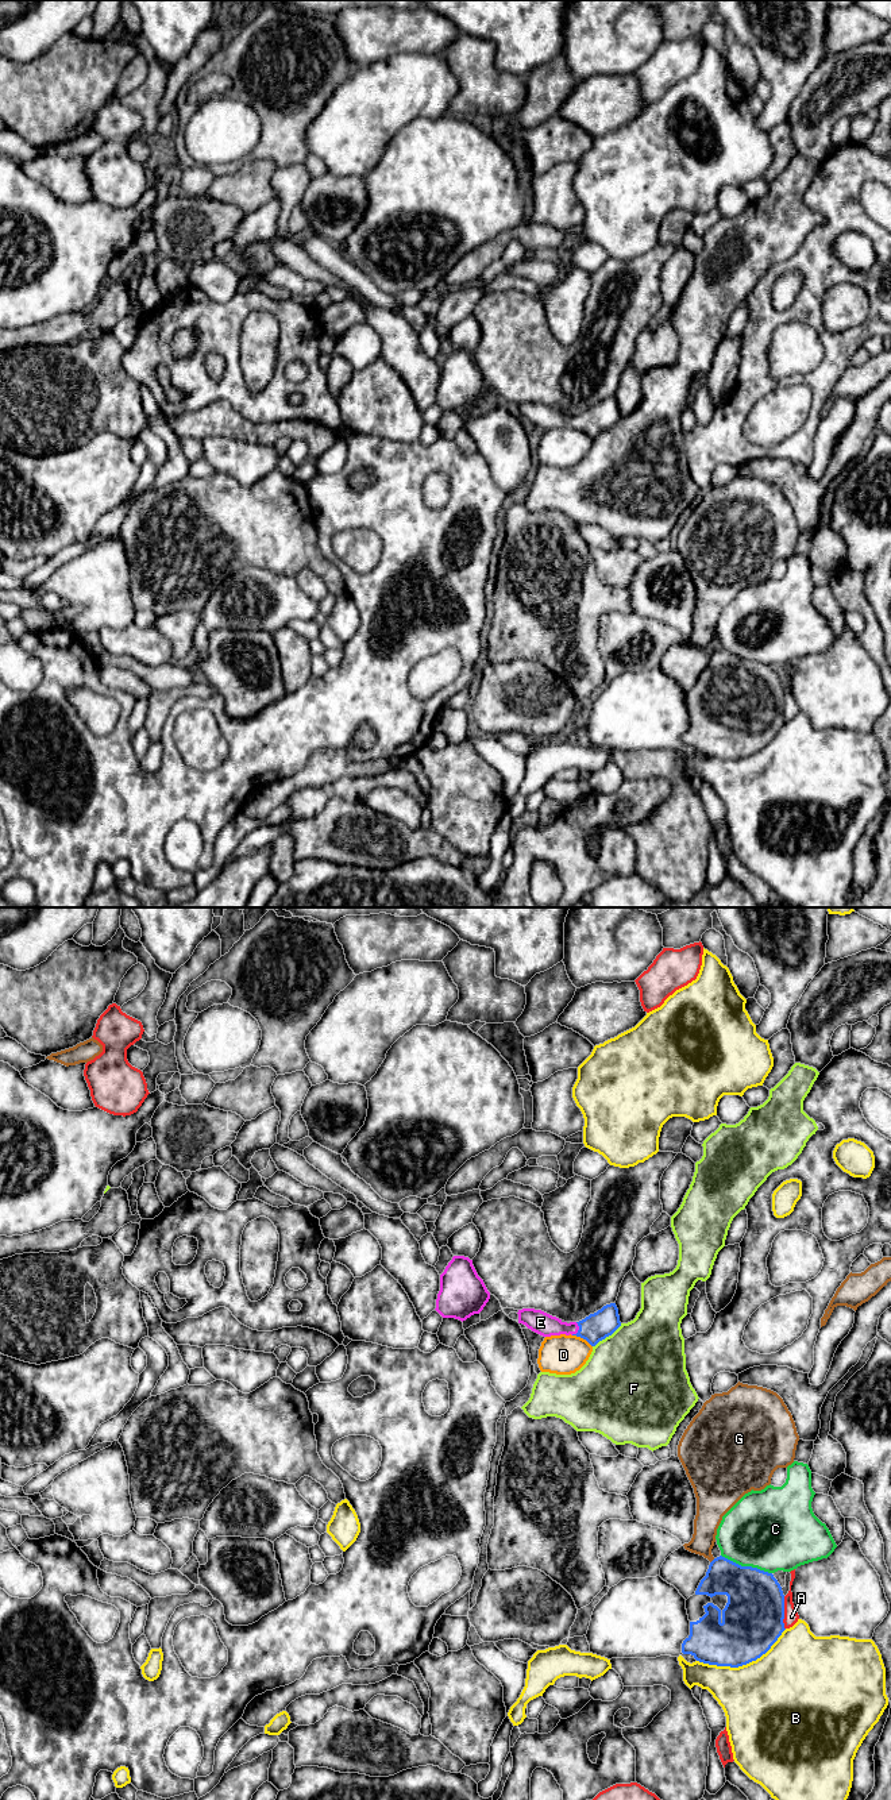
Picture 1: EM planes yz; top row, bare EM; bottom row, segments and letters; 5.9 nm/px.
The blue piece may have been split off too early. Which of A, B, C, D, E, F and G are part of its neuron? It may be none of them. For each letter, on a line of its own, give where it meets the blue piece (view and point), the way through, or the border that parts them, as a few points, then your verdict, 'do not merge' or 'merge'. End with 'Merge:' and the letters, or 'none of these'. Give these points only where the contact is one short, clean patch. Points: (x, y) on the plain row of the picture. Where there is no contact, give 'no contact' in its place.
A: yz (783, 705) | do not merge
B: yz (743, 756) | do not merge
C: yz (747, 659) | do not merge
D: yz (582, 430) | do not merge
E: yz (578, 423) | across yz (597, 419), (578, 423), (540, 415) | merge
F: yz (606, 428) | do not merge
G: yz (712, 654) | do not merge
Merge: E

